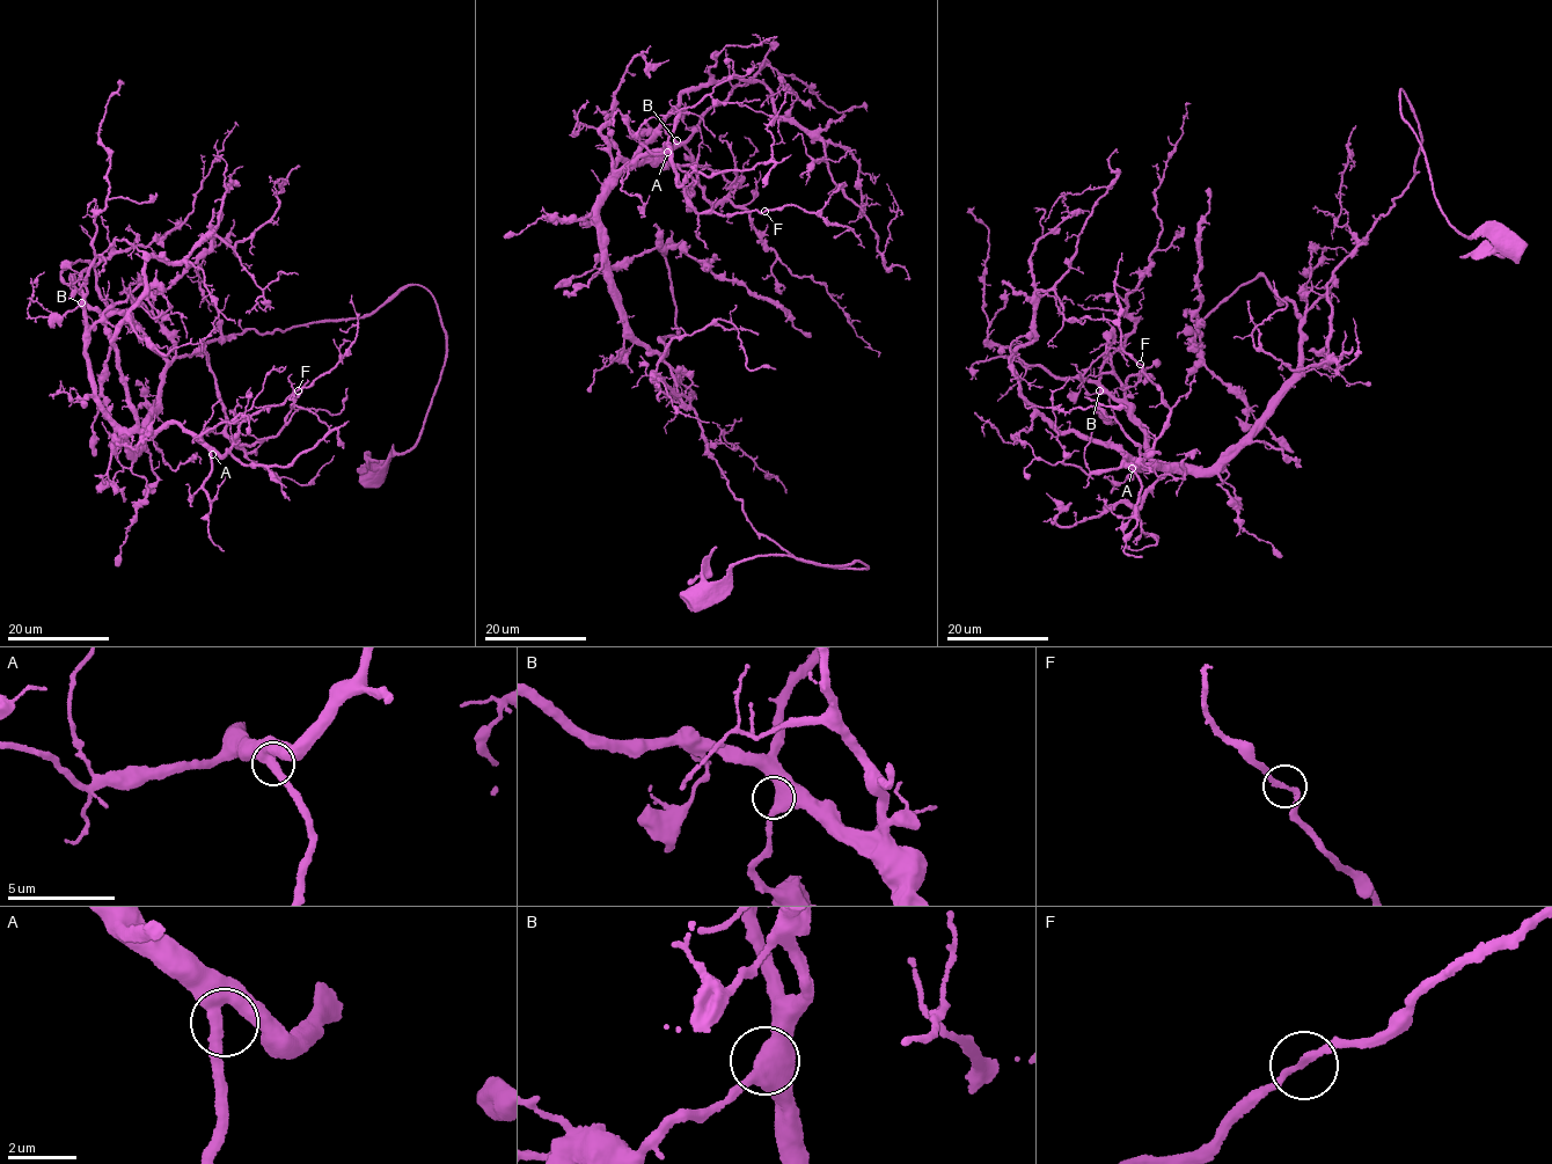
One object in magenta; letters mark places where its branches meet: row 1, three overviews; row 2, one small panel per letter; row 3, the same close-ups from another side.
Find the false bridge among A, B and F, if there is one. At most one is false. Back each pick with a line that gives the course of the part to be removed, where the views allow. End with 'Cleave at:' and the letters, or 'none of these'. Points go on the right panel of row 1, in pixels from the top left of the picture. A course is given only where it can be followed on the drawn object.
Cleave at: none of these

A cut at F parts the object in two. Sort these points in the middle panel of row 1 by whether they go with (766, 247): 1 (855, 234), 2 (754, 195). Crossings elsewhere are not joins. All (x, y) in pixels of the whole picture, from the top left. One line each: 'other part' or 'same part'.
1: other part
2: same part

